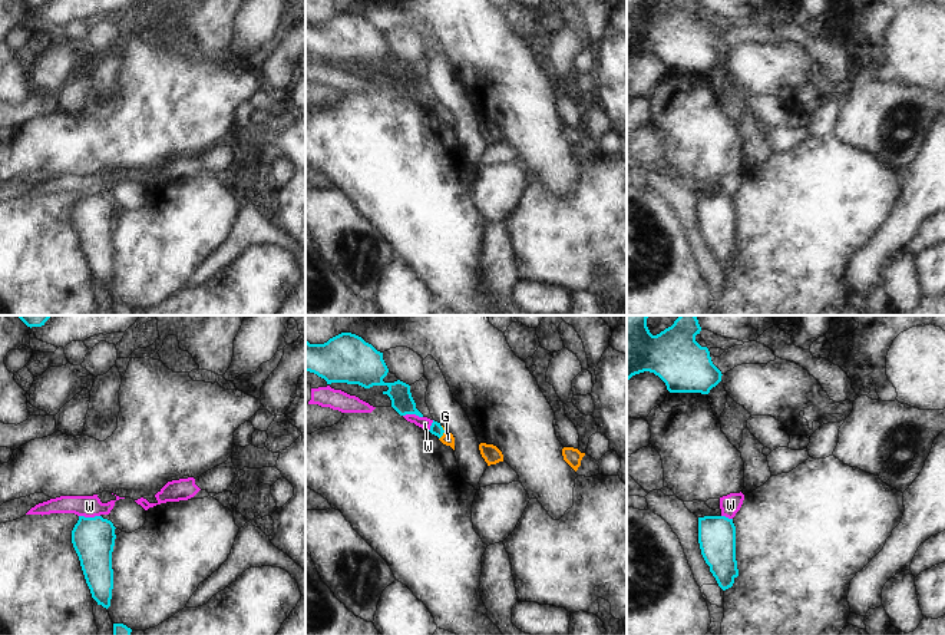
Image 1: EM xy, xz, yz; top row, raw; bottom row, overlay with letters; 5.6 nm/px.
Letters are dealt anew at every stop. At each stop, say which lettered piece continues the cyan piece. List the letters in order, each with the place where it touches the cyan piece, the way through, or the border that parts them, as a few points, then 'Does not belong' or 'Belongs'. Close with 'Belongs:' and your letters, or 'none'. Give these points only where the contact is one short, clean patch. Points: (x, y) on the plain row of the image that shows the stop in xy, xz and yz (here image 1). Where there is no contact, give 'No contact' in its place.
G: Touches cyan at xz (443, 111). Path across: xz (436, 108), (443, 111), (448, 118). Belongs
W: Touches cyan at xy (89, 197). Boundary: xy (79, 194), (99, 195). Does not belong
Belongs: G

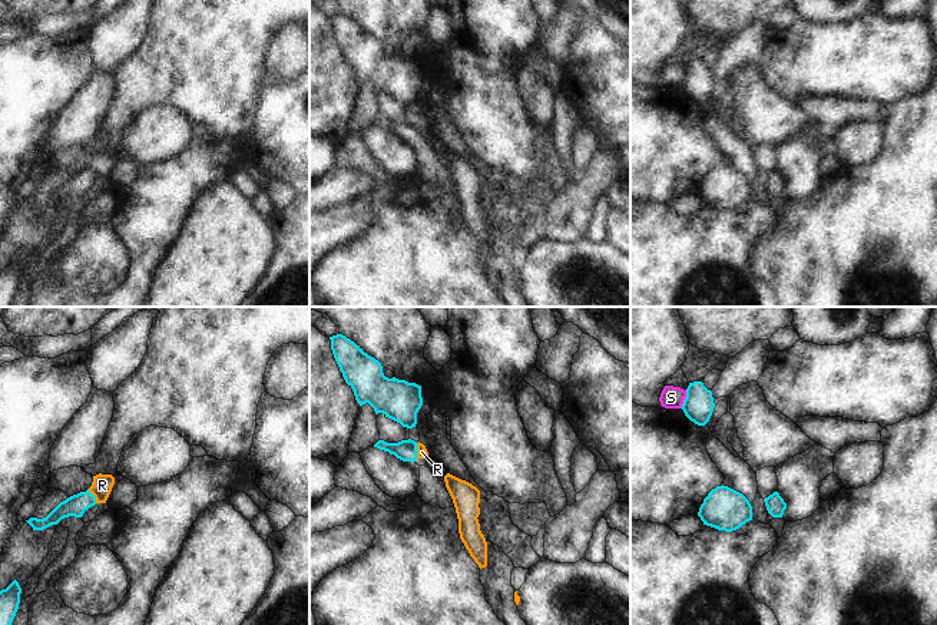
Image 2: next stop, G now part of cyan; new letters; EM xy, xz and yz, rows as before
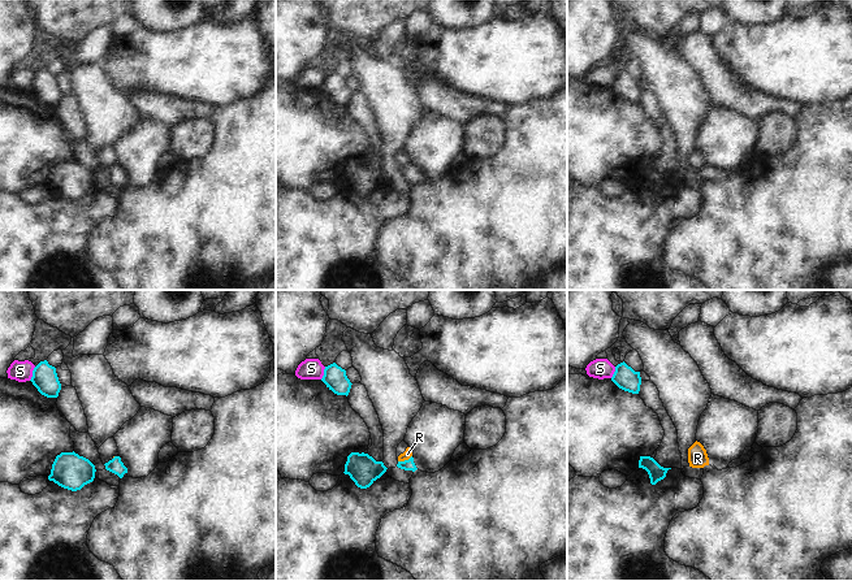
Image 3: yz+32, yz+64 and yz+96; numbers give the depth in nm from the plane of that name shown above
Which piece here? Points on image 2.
R: Touches cyan at xz (416, 129). Boundary: xz (416, 122), (417, 136). Does not belong
S: Touches cyan at yz (685, 78). Boundary: yz (686, 69), (684, 82), (679, 86). Does not belong
Belongs: none

